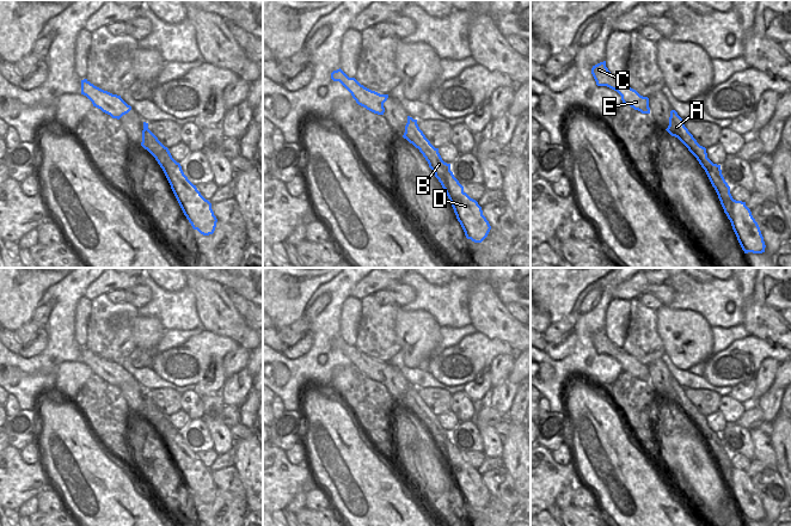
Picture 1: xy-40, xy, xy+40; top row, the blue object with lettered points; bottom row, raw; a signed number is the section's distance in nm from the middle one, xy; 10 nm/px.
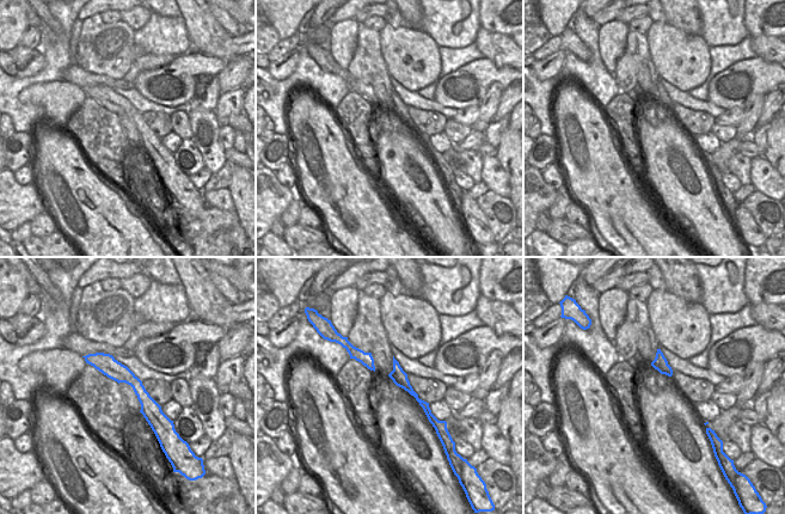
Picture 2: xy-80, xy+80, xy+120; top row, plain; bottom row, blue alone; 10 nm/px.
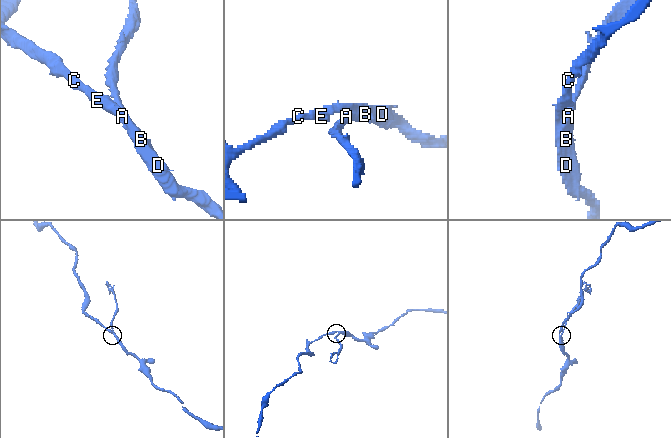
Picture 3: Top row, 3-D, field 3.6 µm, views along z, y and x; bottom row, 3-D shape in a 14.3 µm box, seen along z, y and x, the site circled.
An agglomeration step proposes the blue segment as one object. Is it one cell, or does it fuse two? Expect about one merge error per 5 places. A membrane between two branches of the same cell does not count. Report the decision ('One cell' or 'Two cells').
Two cells.

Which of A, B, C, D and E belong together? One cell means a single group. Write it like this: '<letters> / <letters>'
A B / C D E

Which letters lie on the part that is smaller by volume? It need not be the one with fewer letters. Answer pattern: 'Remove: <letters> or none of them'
Remove: A, B

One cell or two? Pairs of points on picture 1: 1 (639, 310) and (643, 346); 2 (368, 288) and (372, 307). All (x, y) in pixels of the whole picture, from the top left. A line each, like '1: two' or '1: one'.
1: one
2: two

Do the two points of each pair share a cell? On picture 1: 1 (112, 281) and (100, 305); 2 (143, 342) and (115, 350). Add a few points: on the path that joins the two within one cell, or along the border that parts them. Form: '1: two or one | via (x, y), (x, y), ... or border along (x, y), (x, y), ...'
1: two | border along (106, 293), (100, 293), (91, 300)
2: two | border along (138, 317), (133, 323), (135, 347)

